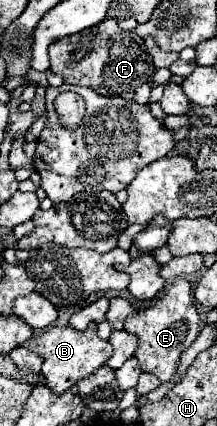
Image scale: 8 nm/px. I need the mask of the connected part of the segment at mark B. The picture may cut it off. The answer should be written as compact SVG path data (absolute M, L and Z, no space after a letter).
M90 322L86 330L74 330L72 326L52 326L48 330L44 330L42 334L30 338L26 342L26 346L44 358L42 364L42 374L46 378L46 386L54 392L54 394L62 394L66 390L70 390L78 380L82 380L84 376L90 376L94 370L98 370L100 366L106 364L106 360L112 356L112 346L110 342L104 342L98 338L96 332L96 324Z

